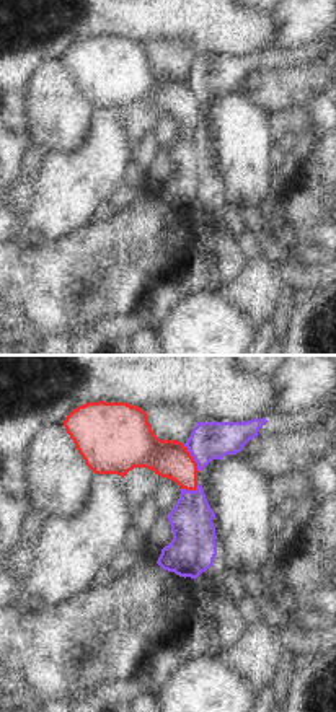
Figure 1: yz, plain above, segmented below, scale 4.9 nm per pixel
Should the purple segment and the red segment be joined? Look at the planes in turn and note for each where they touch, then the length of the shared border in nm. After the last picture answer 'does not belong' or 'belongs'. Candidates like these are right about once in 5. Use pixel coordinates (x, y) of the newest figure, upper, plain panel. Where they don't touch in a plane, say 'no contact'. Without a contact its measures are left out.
meets purple at (193, 92); contact 160 nm long

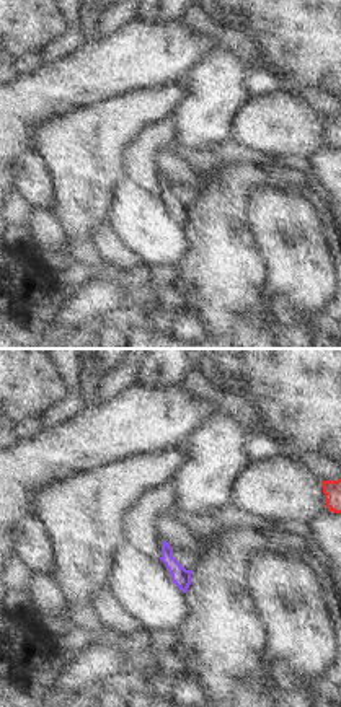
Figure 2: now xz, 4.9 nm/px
no contact

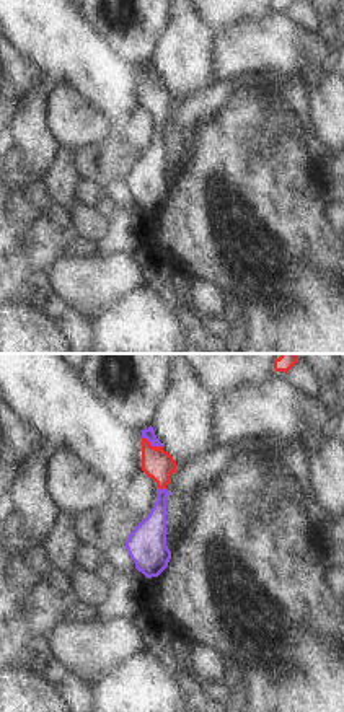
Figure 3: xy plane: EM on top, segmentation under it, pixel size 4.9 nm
meets purple at (152, 80); contact 120 nm long

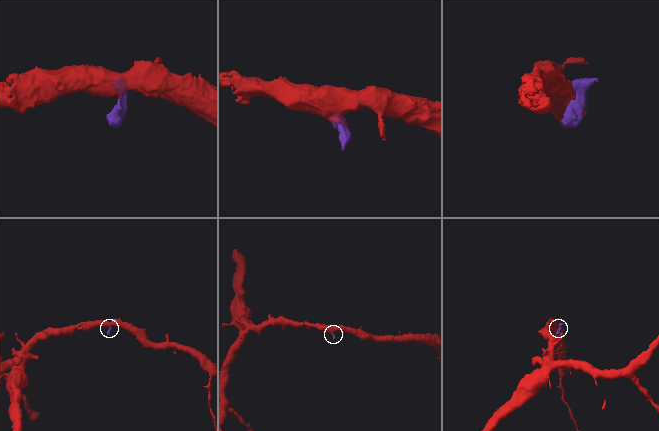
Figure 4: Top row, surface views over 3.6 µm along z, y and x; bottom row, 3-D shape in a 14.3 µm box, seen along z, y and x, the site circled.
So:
belongs

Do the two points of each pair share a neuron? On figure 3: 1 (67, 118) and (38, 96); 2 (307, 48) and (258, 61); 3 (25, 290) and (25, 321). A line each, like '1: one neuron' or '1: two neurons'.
1: two neurons
2: one neuron
3: two neurons

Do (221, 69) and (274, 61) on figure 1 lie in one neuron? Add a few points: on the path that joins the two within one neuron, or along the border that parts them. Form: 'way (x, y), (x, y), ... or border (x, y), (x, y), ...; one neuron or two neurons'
way (234, 69), (261, 62); one neuron

